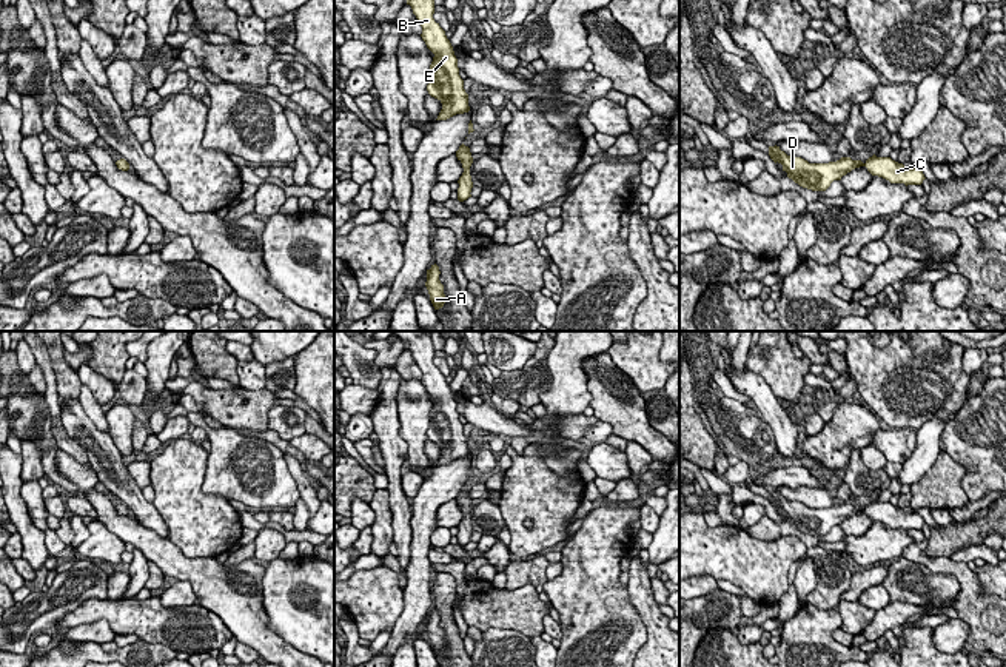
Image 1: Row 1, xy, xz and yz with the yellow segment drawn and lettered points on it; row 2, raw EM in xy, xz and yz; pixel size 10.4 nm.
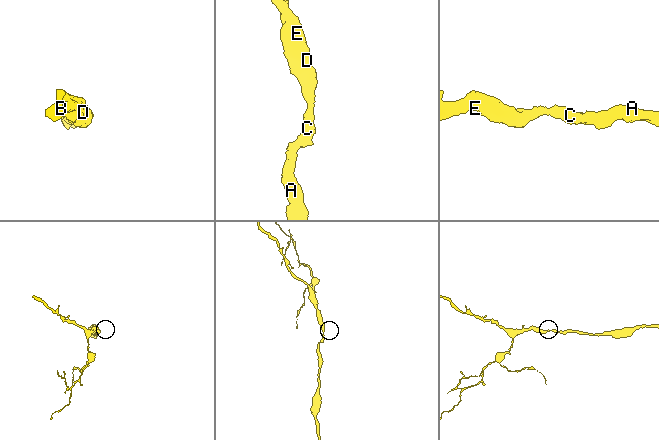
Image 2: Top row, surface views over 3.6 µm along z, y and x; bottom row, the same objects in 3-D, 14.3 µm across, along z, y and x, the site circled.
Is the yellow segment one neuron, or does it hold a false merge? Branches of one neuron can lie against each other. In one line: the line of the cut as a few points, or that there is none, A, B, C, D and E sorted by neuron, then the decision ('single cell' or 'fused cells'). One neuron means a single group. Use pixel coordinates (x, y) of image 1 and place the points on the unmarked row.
no cut; A B C D E; single cell

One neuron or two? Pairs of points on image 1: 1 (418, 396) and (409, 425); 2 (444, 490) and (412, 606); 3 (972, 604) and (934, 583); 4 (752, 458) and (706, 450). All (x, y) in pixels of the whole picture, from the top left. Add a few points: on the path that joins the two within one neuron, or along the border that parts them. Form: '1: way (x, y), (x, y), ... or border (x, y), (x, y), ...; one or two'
1: way (413, 404), (413, 418); one
2: way (422, 519), (418, 576); one
3: border (931, 570), (952, 573), (960, 586), (959, 595); two
4: way (741, 444), (729, 432), (718, 432), (714, 436); one

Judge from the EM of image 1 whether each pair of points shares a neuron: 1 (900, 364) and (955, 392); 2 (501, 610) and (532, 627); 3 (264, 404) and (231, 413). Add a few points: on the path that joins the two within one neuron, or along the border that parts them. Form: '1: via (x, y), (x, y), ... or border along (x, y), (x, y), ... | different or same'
1: via (914, 378), (923, 387), (942, 388) | same
2: via (509, 610), (515, 610), (524, 620) | same
3: via (256, 405), (248, 410), (239, 410) | same

